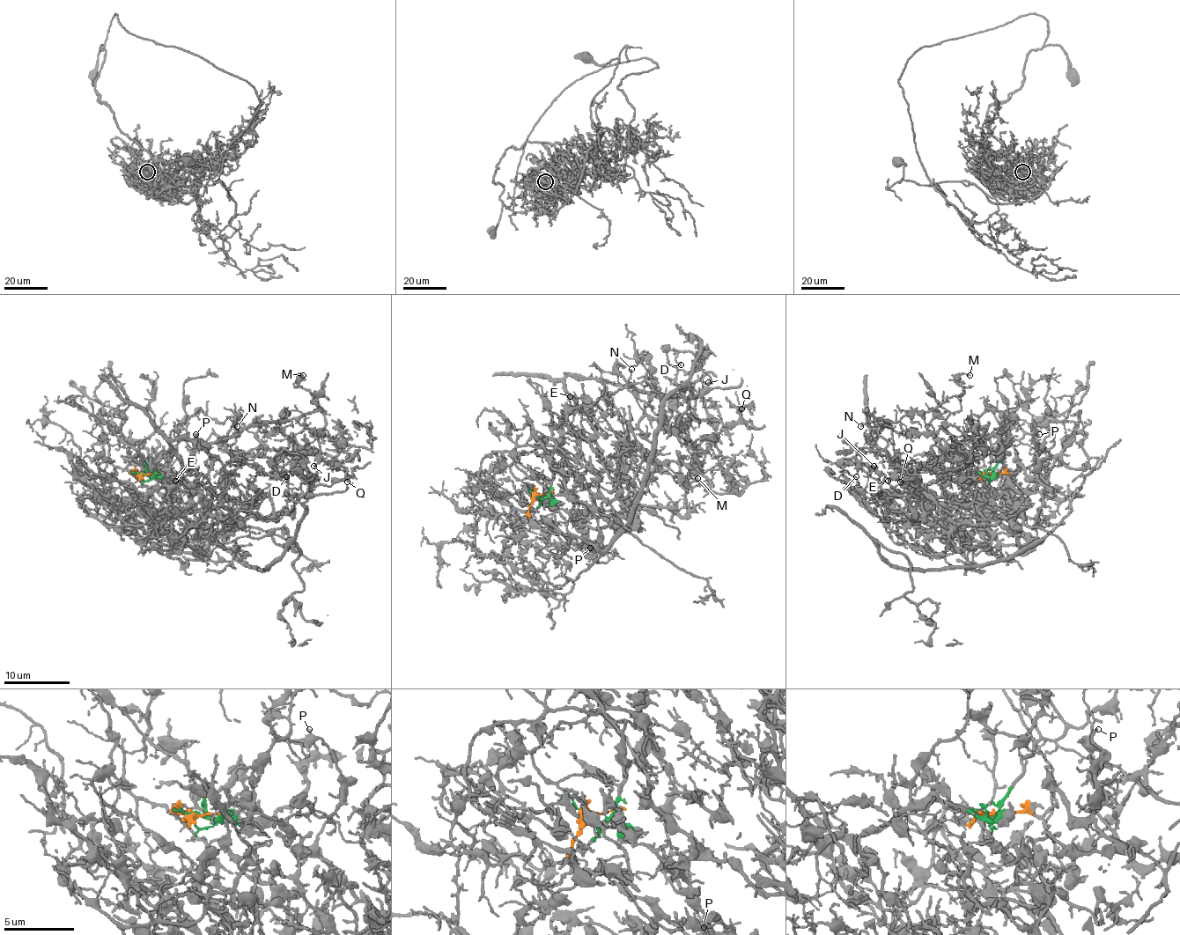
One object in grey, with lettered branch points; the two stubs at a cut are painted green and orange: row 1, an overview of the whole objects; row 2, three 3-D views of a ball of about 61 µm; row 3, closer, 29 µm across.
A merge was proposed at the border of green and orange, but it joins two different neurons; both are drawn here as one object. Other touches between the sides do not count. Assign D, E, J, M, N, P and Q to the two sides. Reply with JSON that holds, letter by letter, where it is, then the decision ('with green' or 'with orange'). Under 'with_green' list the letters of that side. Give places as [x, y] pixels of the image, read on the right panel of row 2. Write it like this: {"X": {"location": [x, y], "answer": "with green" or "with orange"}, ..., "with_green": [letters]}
{"D": {"location": [856, 476], "answer": "with green"}, "E": {"location": [888, 481], "answer": "with green"}, "J": {"location": [873, 466], "answer": "with green"}, "M": {"location": [969, 375], "answer": "with green"}, "N": {"location": [860, 426], "answer": "with green"}, "P": {"location": [1039, 434], "answer": "with orange"}, "Q": {"location": [900, 482], "answer": "with orange"}, "with_green": ["D", "E", "J", "M", "N"]}

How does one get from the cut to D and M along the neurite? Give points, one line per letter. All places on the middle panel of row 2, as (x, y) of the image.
D: (536, 493), (563, 453), (567, 376), (678, 398), (667, 353), (681, 364)
M: (536, 493), (563, 453), (567, 376), (667, 398), (691, 387), (719, 452), (697, 478)

